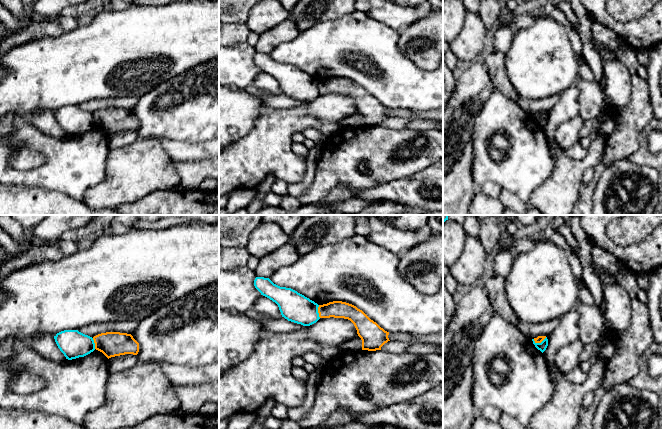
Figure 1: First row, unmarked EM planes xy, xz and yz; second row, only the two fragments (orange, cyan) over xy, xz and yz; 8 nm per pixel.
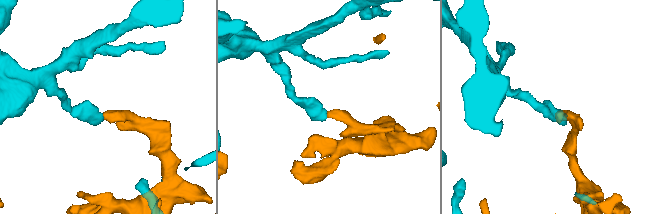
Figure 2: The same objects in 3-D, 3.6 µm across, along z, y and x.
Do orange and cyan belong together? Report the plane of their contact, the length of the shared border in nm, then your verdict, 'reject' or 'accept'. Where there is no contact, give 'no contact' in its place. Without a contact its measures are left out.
contact in yz; length 110 nm; reject

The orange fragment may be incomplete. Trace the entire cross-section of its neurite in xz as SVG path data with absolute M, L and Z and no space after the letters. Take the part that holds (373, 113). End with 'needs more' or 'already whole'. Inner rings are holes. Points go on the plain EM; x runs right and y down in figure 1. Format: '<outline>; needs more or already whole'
M342 77L329 78L319 81L318 89L320 94L334 93L350 96L362 116L362 126L381 126L381 123L390 117L388 114L389 108L381 104L362 86L352 80Z; already whole

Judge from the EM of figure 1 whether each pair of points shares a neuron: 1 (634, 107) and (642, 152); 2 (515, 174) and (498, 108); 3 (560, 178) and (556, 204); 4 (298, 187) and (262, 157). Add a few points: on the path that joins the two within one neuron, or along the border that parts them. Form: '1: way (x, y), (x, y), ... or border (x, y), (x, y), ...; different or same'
1: border (651, 119), (639, 136), (639, 146), (627, 156); different
2: way (515, 158), (515, 137), (504, 124); same
3: way (560, 184), (560, 192), (556, 198); same
4: border (306, 163), (305, 174), (298, 181), (288, 184); different

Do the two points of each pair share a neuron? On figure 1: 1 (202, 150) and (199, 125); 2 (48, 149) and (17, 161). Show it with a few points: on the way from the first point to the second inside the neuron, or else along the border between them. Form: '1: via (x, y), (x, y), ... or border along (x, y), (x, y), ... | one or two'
1: border along (178, 139), (189, 142), (208, 141) | two
2: border along (14, 152), (20, 149), (34, 149), (46, 160) | two

